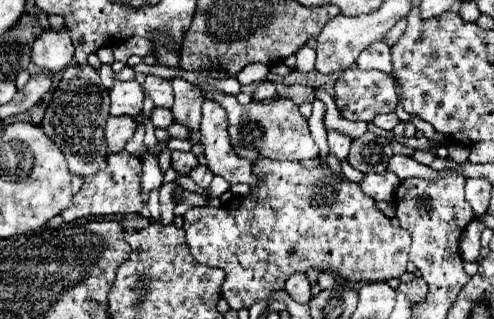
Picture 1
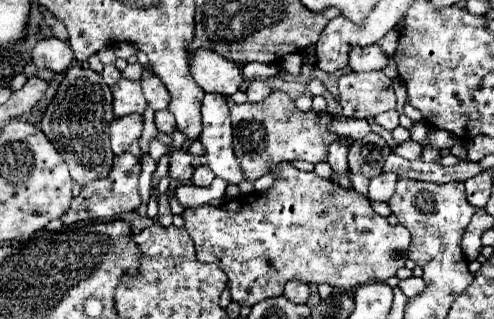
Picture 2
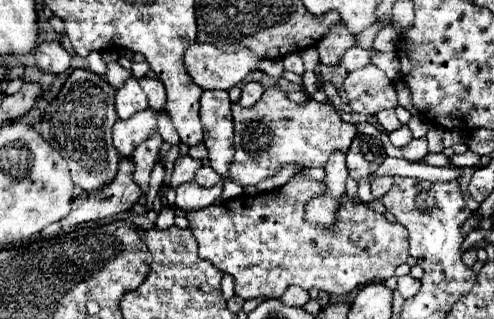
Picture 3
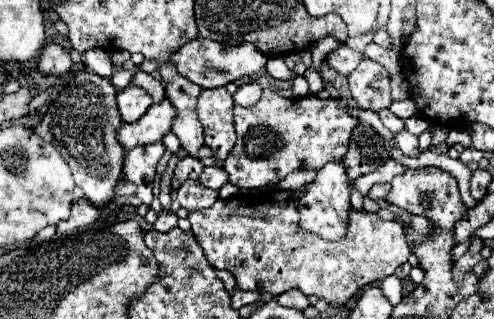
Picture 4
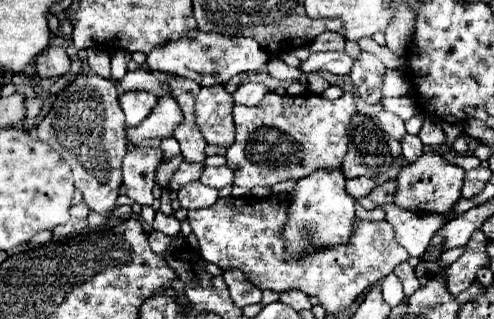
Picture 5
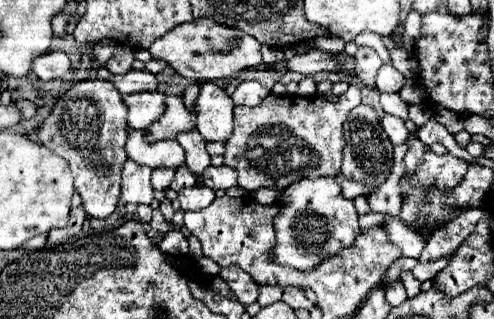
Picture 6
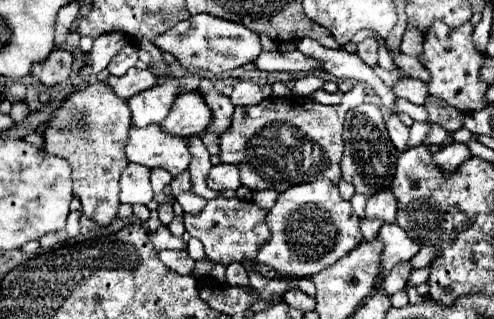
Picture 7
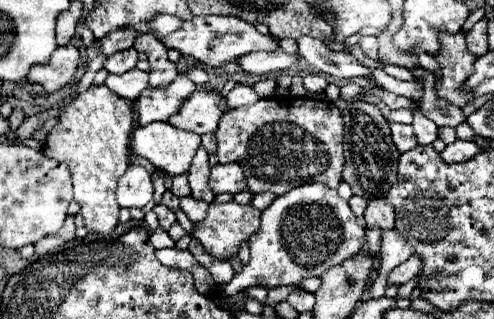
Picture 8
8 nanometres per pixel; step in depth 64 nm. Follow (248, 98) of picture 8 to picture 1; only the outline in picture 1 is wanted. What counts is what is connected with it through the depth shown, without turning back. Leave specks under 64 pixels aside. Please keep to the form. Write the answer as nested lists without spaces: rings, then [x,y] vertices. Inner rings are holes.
[[[260,82],[256,84],[256,92],[254,92],[254,100],[268,100],[276,94],[276,88],[272,82]]]

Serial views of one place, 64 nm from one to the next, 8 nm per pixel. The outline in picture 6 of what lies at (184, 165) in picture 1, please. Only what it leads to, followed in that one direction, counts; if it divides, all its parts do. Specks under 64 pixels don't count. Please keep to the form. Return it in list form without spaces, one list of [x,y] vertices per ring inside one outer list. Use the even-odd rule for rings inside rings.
[[[180,166],[180,168],[176,170],[176,176],[174,176],[170,188],[176,190],[176,192],[180,192],[182,188],[188,188],[188,186],[192,186],[192,184],[196,184],[196,174],[190,172],[188,166]]]

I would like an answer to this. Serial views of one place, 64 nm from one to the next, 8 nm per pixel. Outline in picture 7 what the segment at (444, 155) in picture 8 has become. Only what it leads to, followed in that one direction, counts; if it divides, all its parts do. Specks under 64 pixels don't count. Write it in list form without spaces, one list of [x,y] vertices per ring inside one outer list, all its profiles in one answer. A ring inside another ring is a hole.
[[[448,144],[440,152],[434,152],[434,164],[438,164],[436,168],[442,168],[442,172],[454,172],[470,156],[472,154],[466,144]]]

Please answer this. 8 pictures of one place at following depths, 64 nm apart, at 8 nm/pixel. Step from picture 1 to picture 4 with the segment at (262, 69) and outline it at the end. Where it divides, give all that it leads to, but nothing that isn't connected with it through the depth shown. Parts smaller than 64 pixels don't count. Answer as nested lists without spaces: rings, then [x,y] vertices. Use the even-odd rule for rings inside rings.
[[[270,56],[270,58],[268,58],[268,62],[266,62],[266,72],[268,72],[272,78],[276,78],[276,80],[290,80],[290,78],[294,76],[294,72],[286,68],[286,64],[284,64],[284,60],[282,60],[280,56]]]

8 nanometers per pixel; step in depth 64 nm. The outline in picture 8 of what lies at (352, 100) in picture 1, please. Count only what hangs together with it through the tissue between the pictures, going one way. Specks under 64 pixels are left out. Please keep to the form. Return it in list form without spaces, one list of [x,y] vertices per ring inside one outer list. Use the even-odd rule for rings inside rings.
[[[364,36],[360,40],[360,48],[362,48],[364,56],[368,56],[370,60],[378,60],[378,40],[376,40],[376,36]]]

